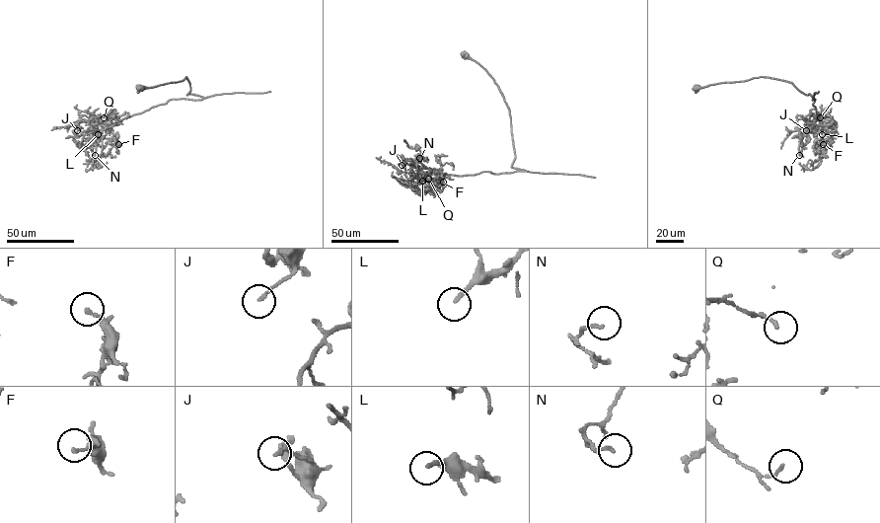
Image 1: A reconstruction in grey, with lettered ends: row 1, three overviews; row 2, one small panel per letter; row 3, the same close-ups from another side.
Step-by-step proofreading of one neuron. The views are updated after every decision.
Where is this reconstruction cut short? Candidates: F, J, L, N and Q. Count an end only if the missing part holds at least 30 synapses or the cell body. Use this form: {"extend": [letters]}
{"extend": []}

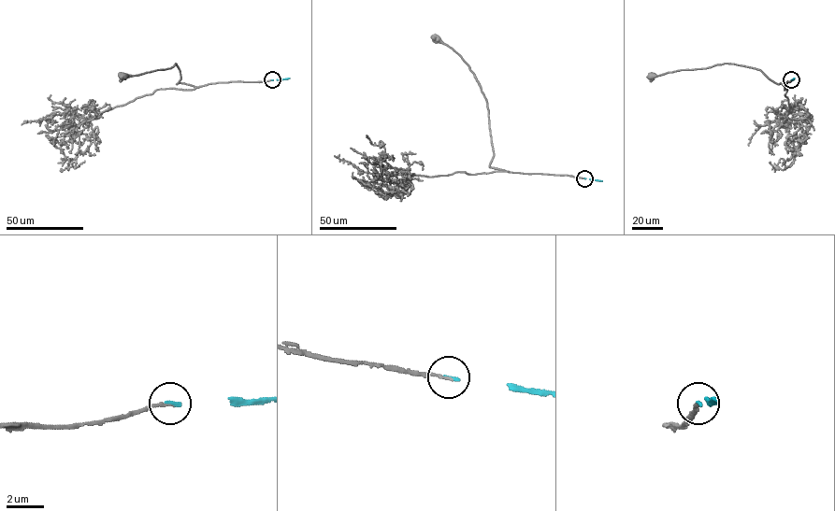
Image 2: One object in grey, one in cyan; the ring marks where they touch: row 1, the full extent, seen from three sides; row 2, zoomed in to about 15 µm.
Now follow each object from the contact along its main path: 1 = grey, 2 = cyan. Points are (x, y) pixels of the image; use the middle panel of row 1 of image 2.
1: (584, 178), (491, 167), (493, 148), (483, 92), (469, 66), (437, 37)
2: (584, 178), (602, 181)

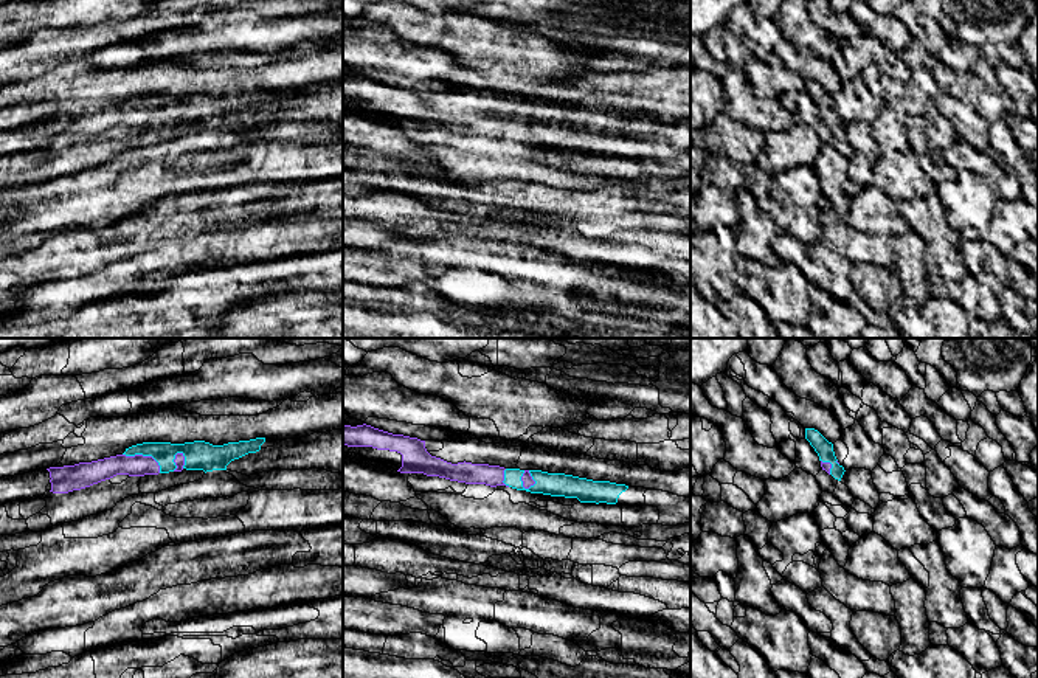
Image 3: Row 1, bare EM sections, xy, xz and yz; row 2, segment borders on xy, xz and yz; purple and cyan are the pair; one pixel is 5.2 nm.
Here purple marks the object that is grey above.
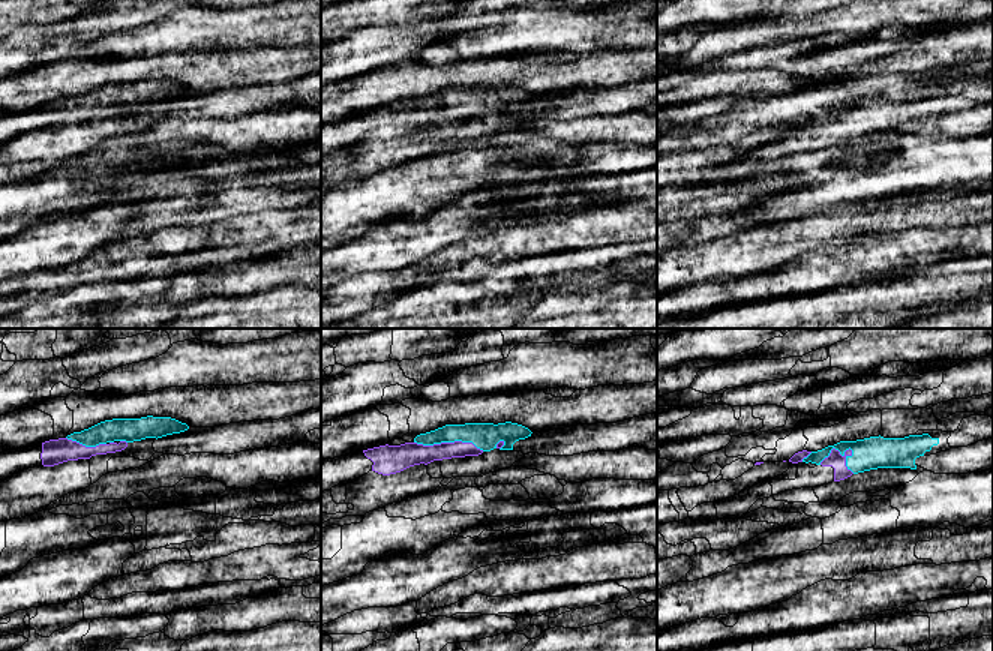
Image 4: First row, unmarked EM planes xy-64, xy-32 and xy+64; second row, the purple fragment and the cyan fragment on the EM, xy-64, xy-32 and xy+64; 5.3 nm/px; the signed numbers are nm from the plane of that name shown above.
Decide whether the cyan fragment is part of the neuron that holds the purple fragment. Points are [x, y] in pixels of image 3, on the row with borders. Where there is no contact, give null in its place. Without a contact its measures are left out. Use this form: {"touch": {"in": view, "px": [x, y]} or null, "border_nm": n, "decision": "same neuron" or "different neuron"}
{"touch": {"in": "xy", "px": [145, 456]}, "border_nm": 220, "decision": "same neuron"}

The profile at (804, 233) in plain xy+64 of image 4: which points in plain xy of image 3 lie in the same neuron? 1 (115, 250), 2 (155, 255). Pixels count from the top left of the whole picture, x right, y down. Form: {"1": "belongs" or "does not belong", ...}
{"1": "belongs", "2": "does not belong"}

